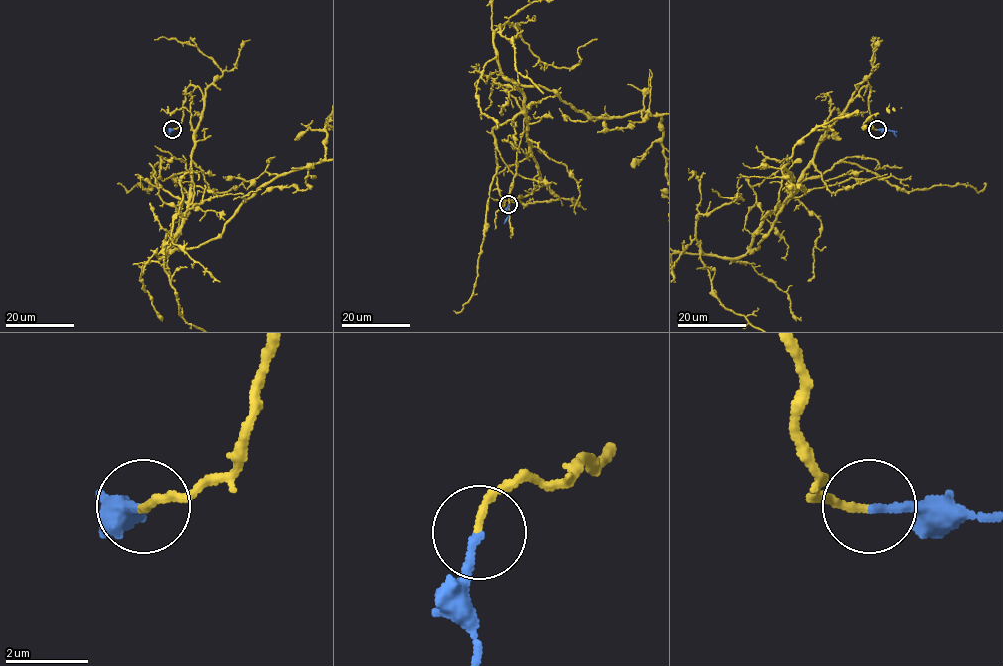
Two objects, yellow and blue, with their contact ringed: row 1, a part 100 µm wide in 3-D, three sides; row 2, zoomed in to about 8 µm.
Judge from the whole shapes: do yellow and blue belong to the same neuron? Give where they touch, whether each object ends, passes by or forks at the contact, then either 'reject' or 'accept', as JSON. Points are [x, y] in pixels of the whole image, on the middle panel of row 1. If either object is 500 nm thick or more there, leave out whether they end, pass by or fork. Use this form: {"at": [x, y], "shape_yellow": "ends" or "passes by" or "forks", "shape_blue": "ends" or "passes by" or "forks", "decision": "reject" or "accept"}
{"at": [508, 204], "shape_yellow": "ends", "shape_blue": "ends", "decision": "accept"}

